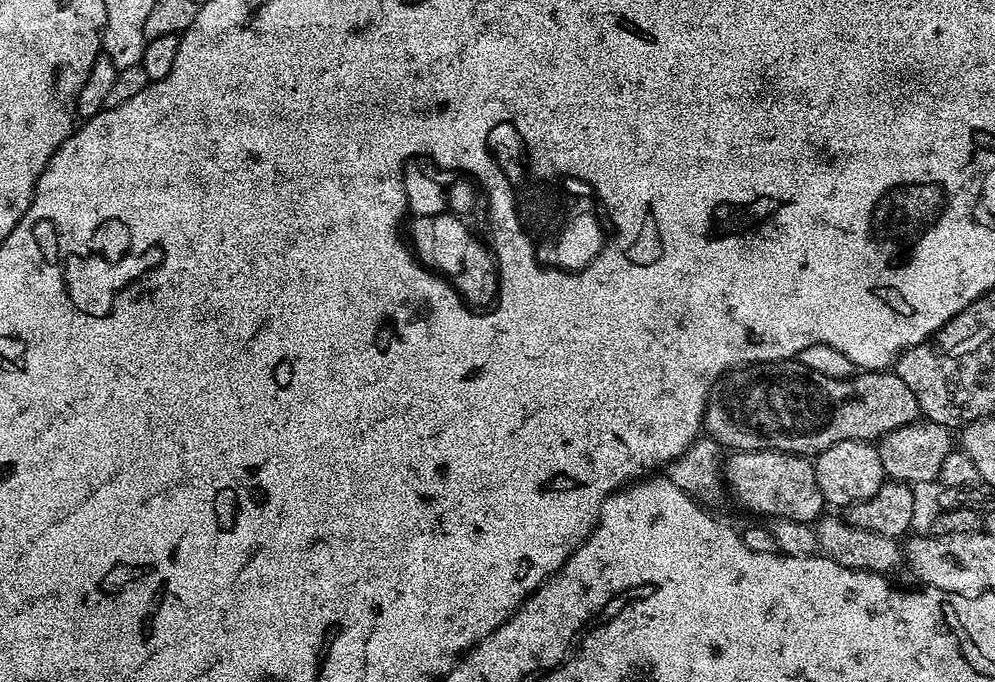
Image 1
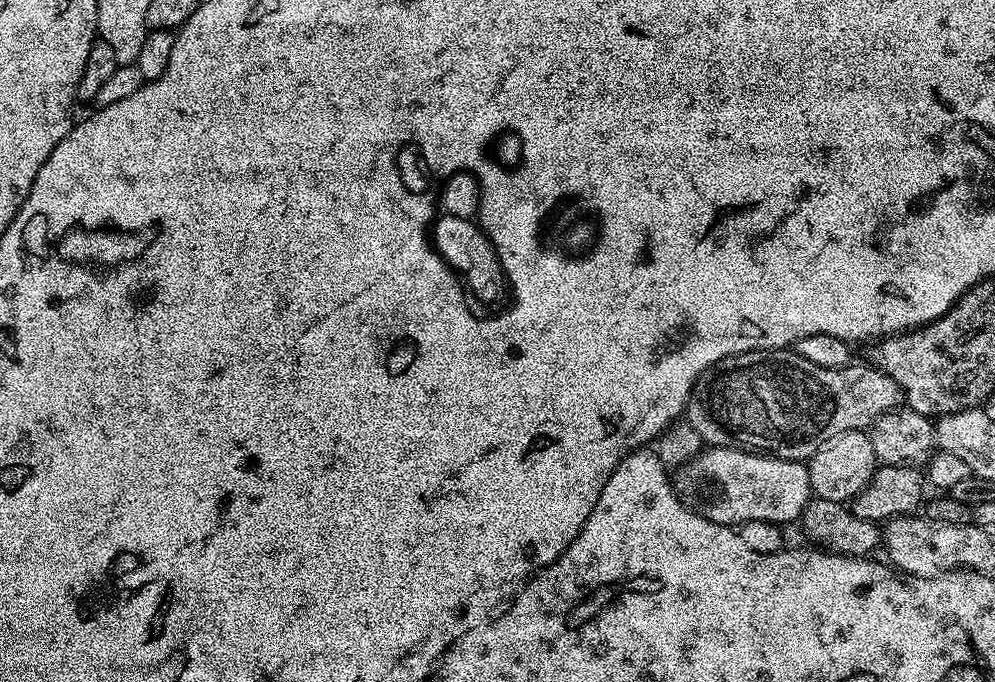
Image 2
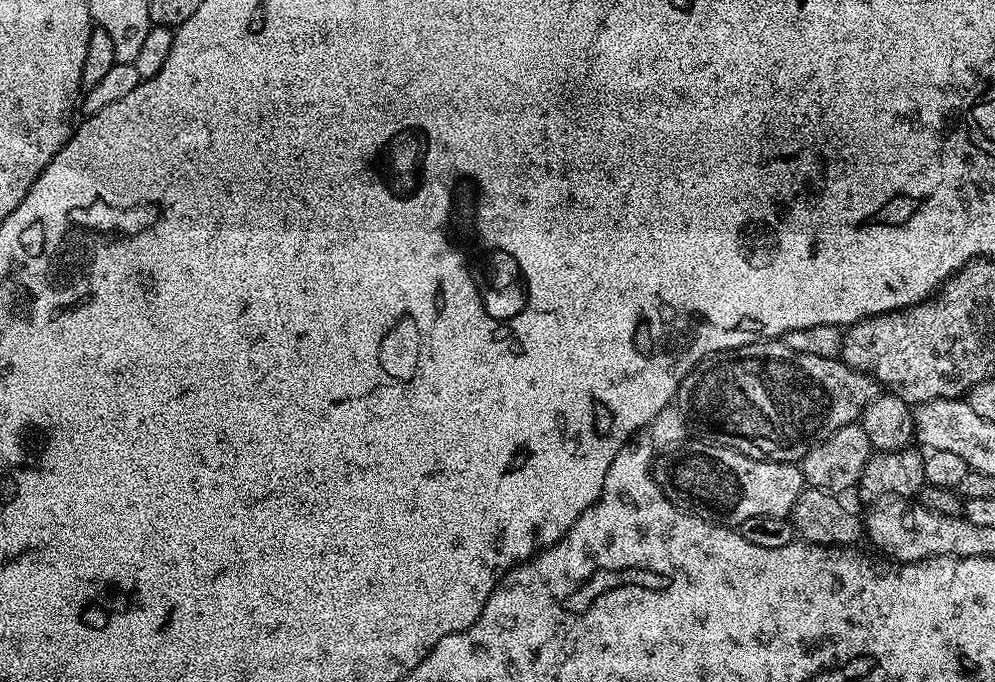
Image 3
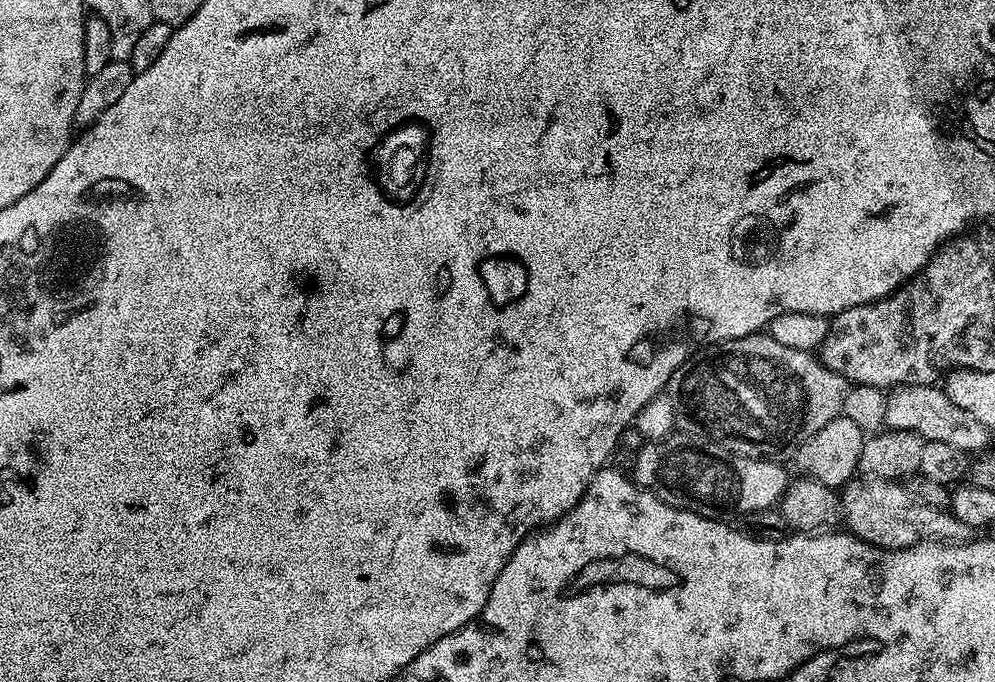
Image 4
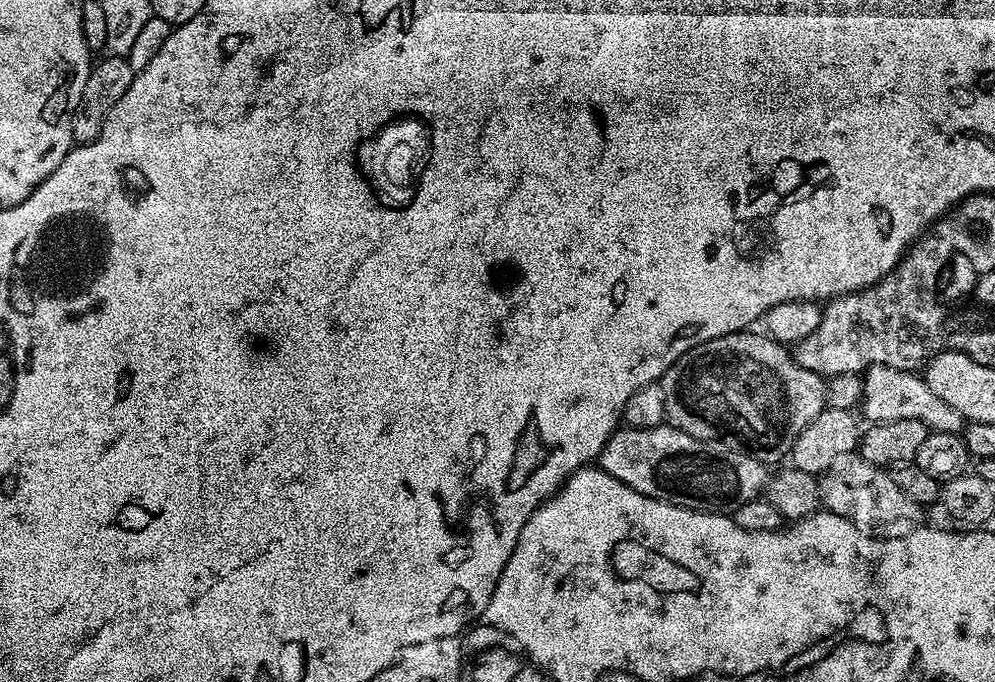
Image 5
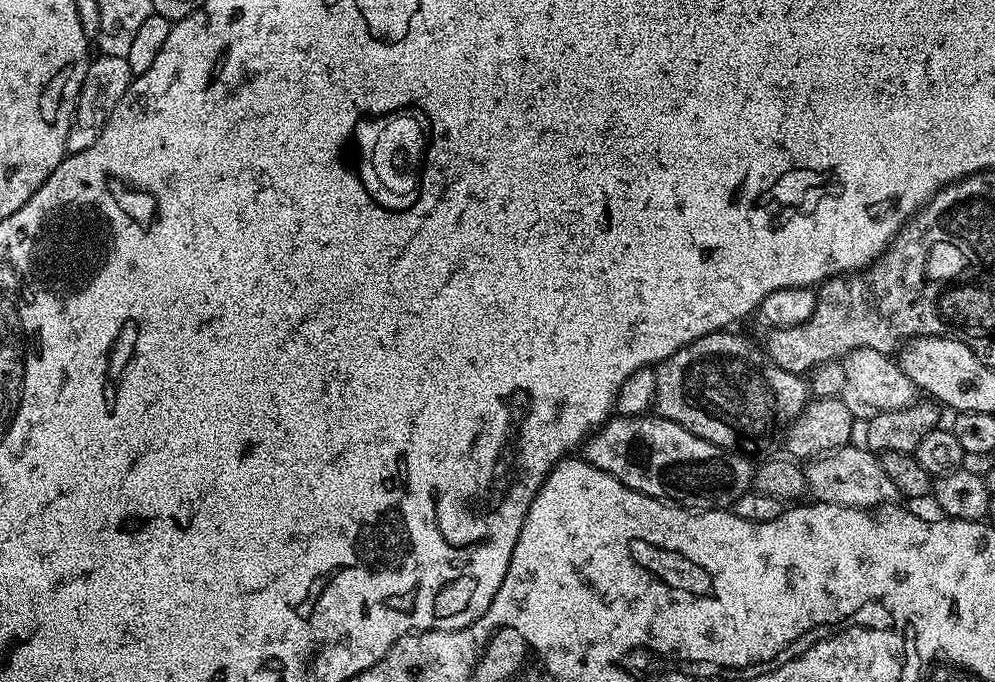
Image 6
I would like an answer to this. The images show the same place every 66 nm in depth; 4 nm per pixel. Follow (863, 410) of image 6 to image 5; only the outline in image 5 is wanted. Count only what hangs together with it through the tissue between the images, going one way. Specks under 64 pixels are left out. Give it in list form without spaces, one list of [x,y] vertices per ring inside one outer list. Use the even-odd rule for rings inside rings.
[[[875,364],[873,368],[868,369],[863,377],[863,382],[862,409],[864,408],[864,416],[868,422],[885,424],[914,418],[933,432],[959,433],[965,427],[964,415],[958,410],[954,410],[954,406],[942,402],[942,398],[938,398],[938,394],[934,394],[934,390],[930,390],[923,375],[916,372],[903,372],[885,364]]]

